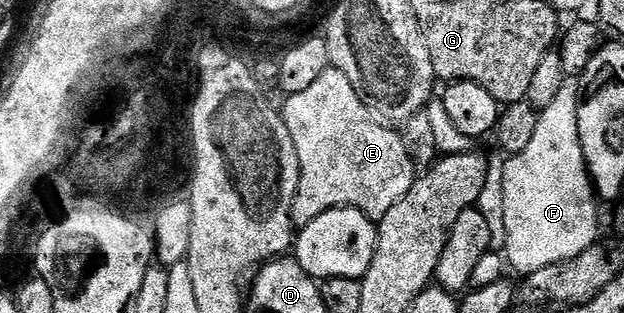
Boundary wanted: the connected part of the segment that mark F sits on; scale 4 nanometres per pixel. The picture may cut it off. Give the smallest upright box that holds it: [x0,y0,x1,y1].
[477,81,600,276]

